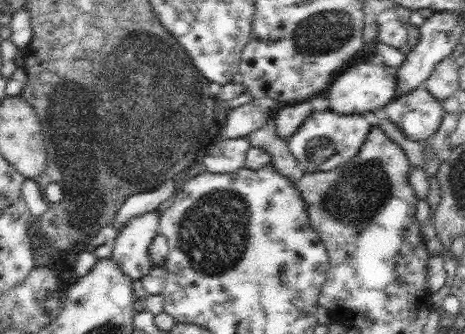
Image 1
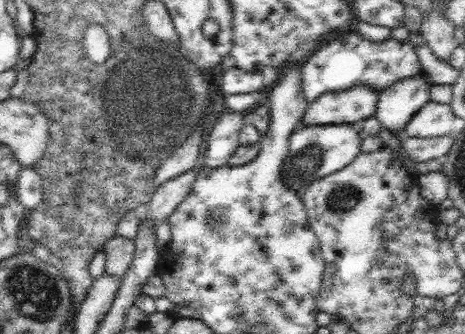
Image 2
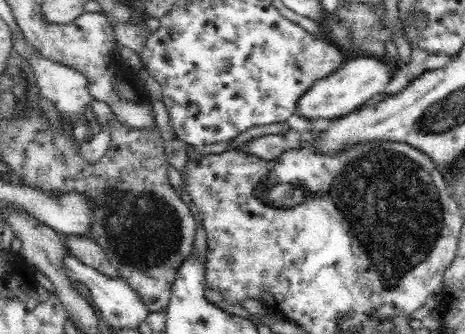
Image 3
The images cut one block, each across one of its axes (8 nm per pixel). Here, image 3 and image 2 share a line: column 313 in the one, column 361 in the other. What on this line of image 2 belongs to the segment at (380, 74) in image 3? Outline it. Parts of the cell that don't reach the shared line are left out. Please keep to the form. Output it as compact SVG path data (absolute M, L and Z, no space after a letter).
M367 86L349 88L345 92L325 92L313 102L307 102L307 110L295 130L305 126L333 126L351 124L371 118L377 106L377 92Z

